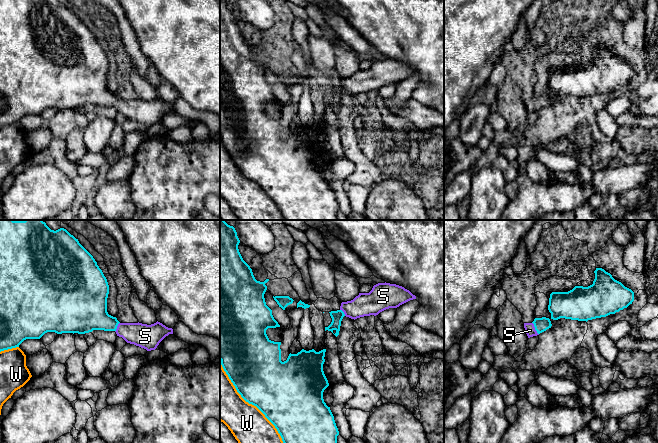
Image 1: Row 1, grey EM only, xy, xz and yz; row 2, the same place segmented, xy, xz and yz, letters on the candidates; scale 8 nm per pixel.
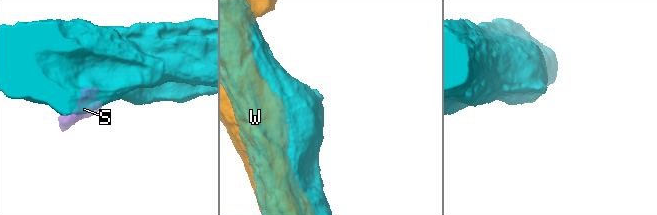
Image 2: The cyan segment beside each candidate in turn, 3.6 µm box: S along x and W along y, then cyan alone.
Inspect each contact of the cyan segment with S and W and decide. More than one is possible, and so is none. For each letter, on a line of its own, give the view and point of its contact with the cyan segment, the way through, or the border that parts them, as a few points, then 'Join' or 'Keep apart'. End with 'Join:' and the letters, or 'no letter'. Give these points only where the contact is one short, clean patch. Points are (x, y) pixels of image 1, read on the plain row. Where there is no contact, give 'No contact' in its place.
S: Touches cyan at yz (535, 104). Path across: yz (542, 100), (535, 104), (530, 106). Join
W: Touches cyan at xz (248, 178). Keep apart
Join: S

